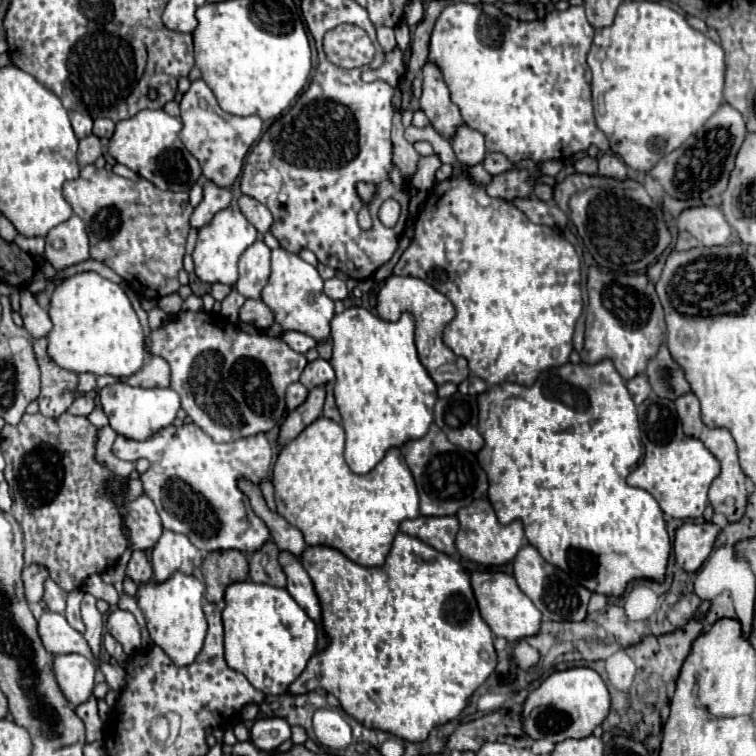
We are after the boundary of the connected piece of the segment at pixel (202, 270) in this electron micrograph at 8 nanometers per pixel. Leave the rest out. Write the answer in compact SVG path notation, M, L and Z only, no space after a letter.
M226 208L222 212L218 212L214 216L214 220L202 228L198 232L198 242L196 242L196 248L194 248L194 266L196 266L196 276L202 280L202 282L208 282L208 284L230 284L234 286L236 280L238 280L238 260L242 256L242 252L256 242L256 228L246 220L246 216L240 212L240 210L234 210L234 208Z

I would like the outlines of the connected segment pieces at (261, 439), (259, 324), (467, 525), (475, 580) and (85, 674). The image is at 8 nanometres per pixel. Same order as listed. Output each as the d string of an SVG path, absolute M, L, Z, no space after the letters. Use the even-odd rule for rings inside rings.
M184 424L182 428L170 426L162 436L146 442L118 436L114 454L128 462L138 462L140 458L150 462L150 468L142 474L142 482L146 496L156 504L162 526L188 536L200 552L238 550L254 554L270 540L268 526L254 514L248 494L238 486L240 478L246 478L254 486L270 478L272 446L264 434L218 444L196 424Z
M246 300L240 312L240 320L256 328L270 328L274 324L274 314L262 300Z
M486 498L474 500L474 504L458 510L460 530L456 536L456 550L464 560L476 562L480 566L502 566L514 560L518 550L524 544L524 530L520 522L512 522L508 526L500 526L490 502Z
M474 572L472 574L472 588L478 600L478 608L482 612L482 618L494 632L494 636L500 636L508 642L518 642L528 636L536 636L540 632L542 614L534 606L534 602L518 588L516 580L504 572Z
M58 654L54 658L54 676L70 704L78 706L88 700L94 690L96 666L80 654Z

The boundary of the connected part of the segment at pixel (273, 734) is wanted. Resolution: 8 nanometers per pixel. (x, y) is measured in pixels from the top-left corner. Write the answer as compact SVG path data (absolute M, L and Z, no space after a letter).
M264 718L252 726L252 744L258 750L274 752L282 742L290 740L290 724L282 718Z

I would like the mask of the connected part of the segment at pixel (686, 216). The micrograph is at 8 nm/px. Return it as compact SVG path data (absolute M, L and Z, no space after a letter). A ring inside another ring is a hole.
M692 208L678 216L678 228L690 232L702 246L726 246L732 238L732 226L718 208Z

